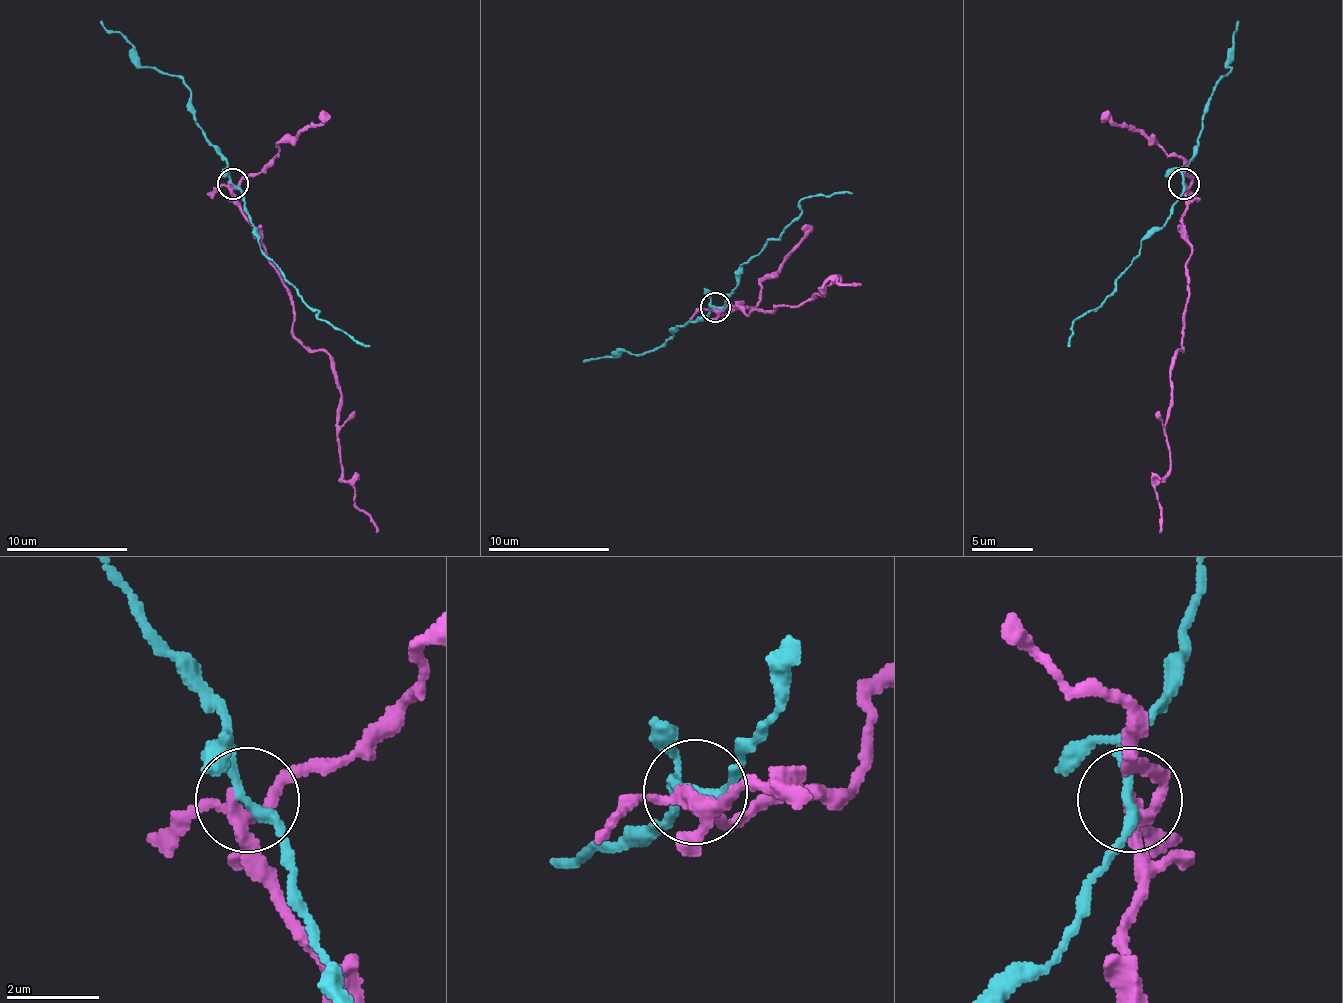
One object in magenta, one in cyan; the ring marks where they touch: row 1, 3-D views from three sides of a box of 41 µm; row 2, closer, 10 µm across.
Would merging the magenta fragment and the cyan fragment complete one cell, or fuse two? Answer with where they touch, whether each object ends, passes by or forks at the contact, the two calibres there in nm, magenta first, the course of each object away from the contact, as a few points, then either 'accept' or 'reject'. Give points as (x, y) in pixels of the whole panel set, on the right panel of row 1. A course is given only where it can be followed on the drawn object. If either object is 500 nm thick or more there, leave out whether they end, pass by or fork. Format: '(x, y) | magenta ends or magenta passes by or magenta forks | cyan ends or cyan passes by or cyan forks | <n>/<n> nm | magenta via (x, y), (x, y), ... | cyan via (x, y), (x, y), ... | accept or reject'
(1183, 184) | magenta forks | cyan passes by | 240/220 nm | magenta via (1183, 183), (1189, 296), (1183, 350), (1171, 360), (1171, 469), (1155, 491), (1158, 533) | cyan via (1183, 183), (1174, 213), (1140, 250), (1097, 308), (1076, 320), (1070, 347) | reject

